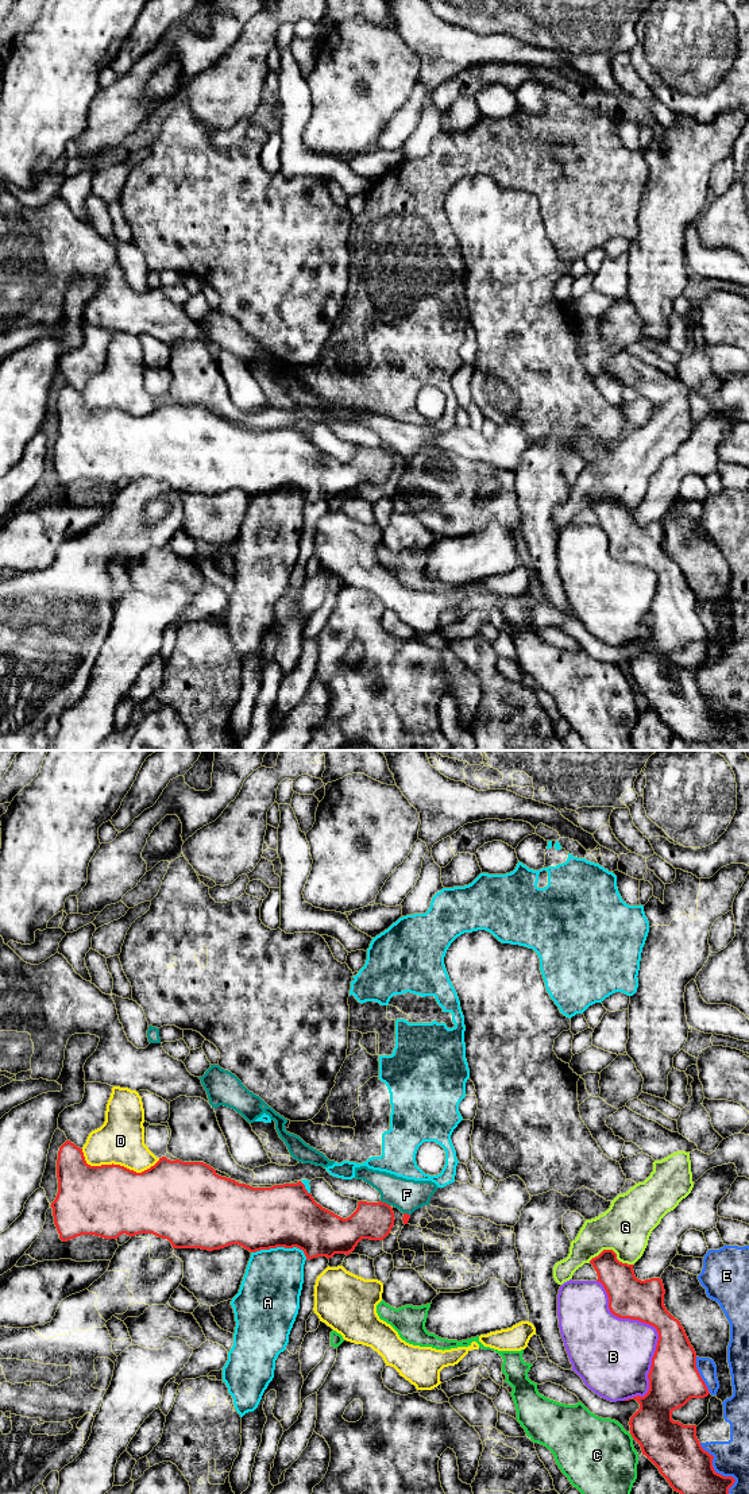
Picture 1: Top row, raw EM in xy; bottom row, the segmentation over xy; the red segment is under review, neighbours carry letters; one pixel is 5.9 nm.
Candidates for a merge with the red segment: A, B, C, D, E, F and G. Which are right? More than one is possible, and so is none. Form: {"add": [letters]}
{"add": []}

